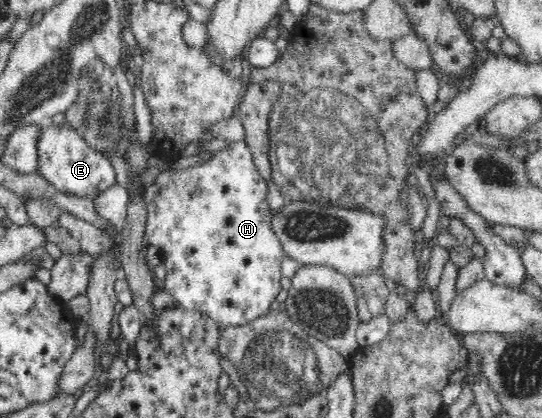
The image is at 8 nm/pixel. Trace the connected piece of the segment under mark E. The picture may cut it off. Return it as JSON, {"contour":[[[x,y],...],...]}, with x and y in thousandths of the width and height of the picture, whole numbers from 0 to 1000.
{"contour":[[[89,294],[72,313],[66,414],[77,419],[100,452],[114,462],[173,476],[212,438],[216,416],[205,383],[168,356],[148,321],[129,301]]]}

